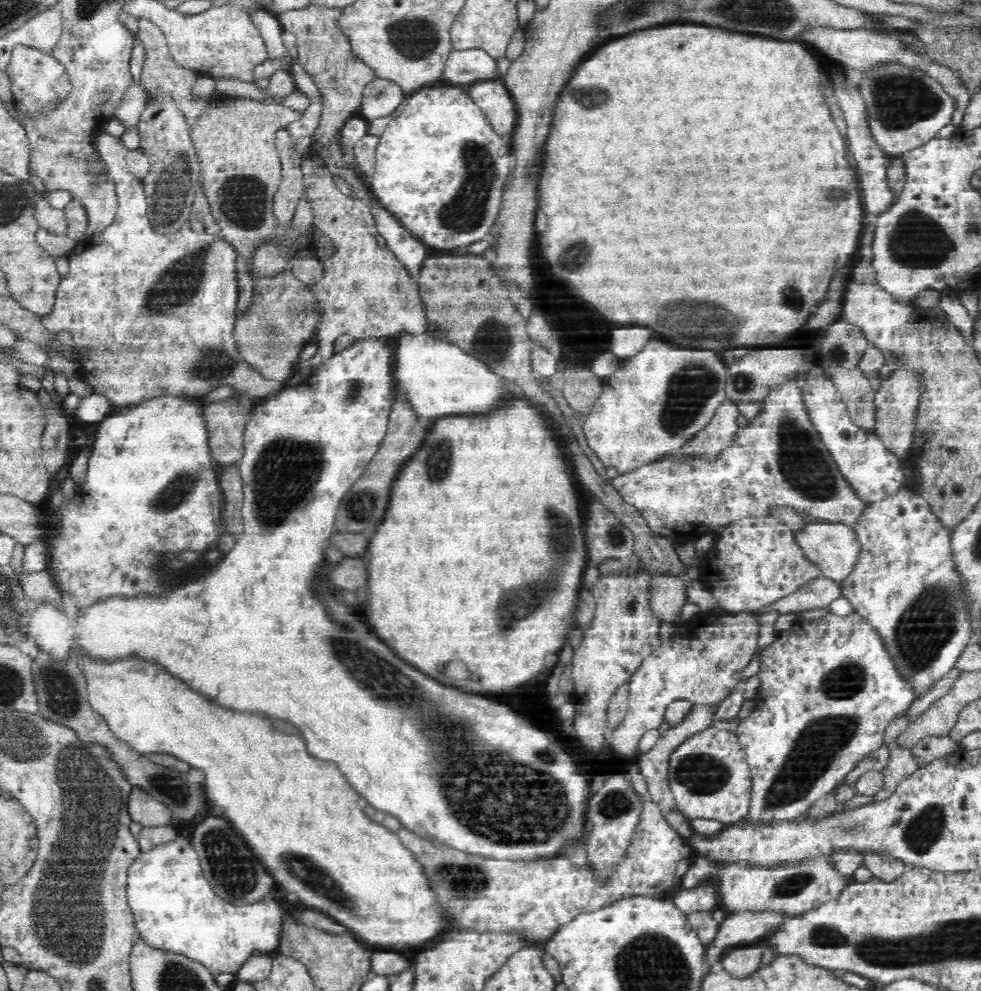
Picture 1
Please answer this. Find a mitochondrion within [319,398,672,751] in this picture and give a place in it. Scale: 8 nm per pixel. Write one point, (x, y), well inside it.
(513, 611)

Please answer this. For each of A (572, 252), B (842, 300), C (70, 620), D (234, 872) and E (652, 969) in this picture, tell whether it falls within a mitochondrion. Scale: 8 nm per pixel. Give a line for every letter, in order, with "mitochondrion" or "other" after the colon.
A: mitochondrion
B: other
C: other
D: mitochondrion
E: mitochondrion

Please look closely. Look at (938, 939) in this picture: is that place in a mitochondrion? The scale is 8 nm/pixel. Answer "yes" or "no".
yes

